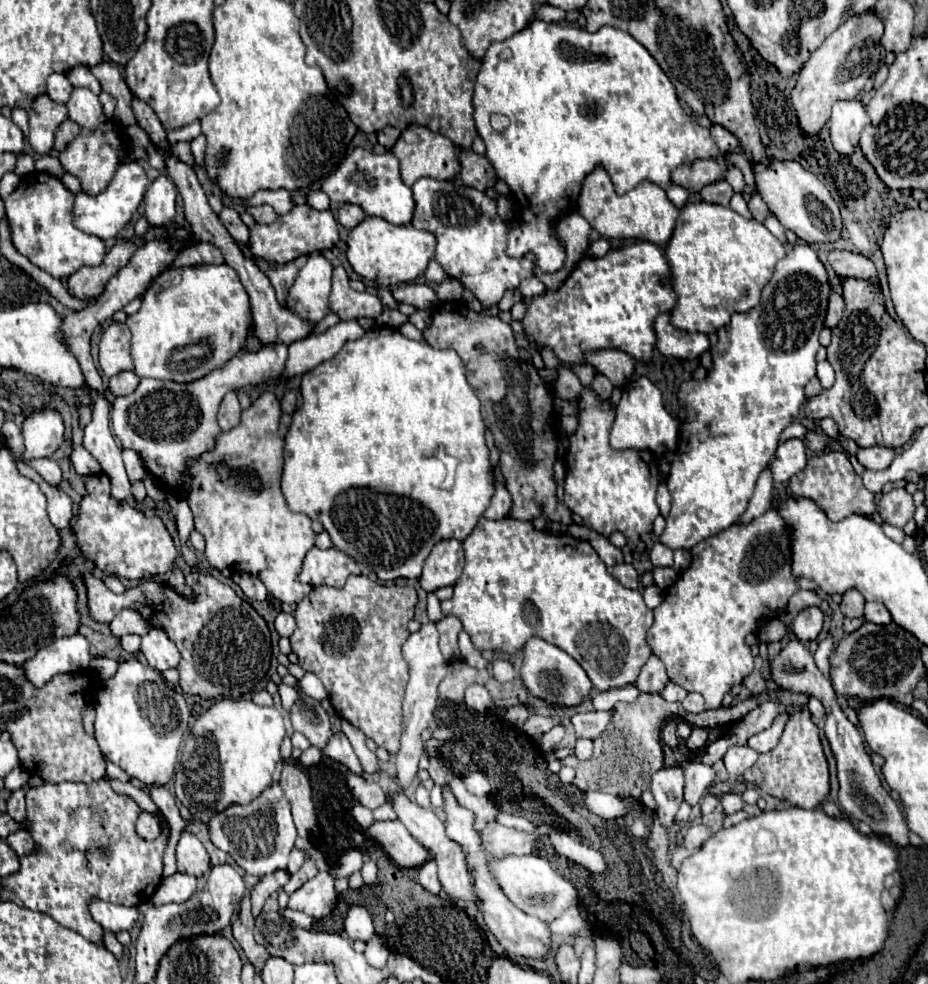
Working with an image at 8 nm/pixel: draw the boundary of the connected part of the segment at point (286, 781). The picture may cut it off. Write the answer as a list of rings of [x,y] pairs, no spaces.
[[[284,764],[280,784],[284,788],[286,798],[292,804],[292,816],[298,828],[298,836],[308,838],[308,832],[316,826],[316,808],[310,796],[312,790],[310,790],[308,776],[298,766]]]

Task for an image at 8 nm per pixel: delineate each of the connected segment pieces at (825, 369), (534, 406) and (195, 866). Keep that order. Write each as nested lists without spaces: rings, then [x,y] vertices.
[[[824,360],[824,362],[818,362],[818,378],[822,382],[822,388],[830,388],[834,384],[834,370],[832,366]]]
[[[444,302],[434,312],[432,324],[422,330],[422,334],[430,346],[448,344],[464,362],[468,384],[472,384],[478,400],[482,402],[484,422],[492,432],[500,452],[500,472],[504,476],[506,490],[512,496],[510,518],[532,520],[542,514],[546,520],[556,522],[560,500],[556,498],[554,482],[554,422],[550,436],[550,412],[554,414],[554,396],[540,378],[538,368],[520,360],[518,346],[510,330],[512,328],[500,318],[478,314],[458,302]]]
[[[186,830],[182,832],[178,846],[176,846],[176,862],[178,862],[180,872],[196,876],[196,878],[206,874],[210,868],[210,856],[206,848],[194,834]]]

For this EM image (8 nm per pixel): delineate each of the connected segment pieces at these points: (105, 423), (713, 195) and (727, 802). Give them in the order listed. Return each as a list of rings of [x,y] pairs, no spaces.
[[[90,392],[90,396],[94,406],[94,418],[84,428],[84,448],[98,460],[102,472],[110,478],[112,498],[116,502],[124,502],[126,498],[130,498],[132,492],[122,462],[122,448],[110,430],[110,404],[96,392]]]
[[[718,180],[714,184],[708,184],[702,188],[702,200],[704,202],[712,202],[712,204],[720,204],[720,206],[728,206],[730,198],[734,196],[734,190],[732,186],[726,182],[726,180]]]
[[[734,792],[722,794],[720,800],[722,800],[722,806],[724,806],[726,814],[734,814],[734,812],[742,810],[742,804],[744,804],[744,802],[742,802],[742,796],[738,796],[738,794],[734,794]]]

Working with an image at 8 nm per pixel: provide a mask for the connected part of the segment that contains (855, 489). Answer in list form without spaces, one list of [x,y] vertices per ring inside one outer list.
[[[828,452],[828,454],[822,454],[822,456],[810,458],[806,468],[790,478],[788,488],[794,496],[802,496],[802,498],[816,502],[820,506],[820,510],[830,520],[842,520],[850,514],[872,516],[874,510],[876,510],[874,494],[864,488],[862,478],[854,472],[854,468],[848,460],[848,454],[844,454],[844,452]]]

